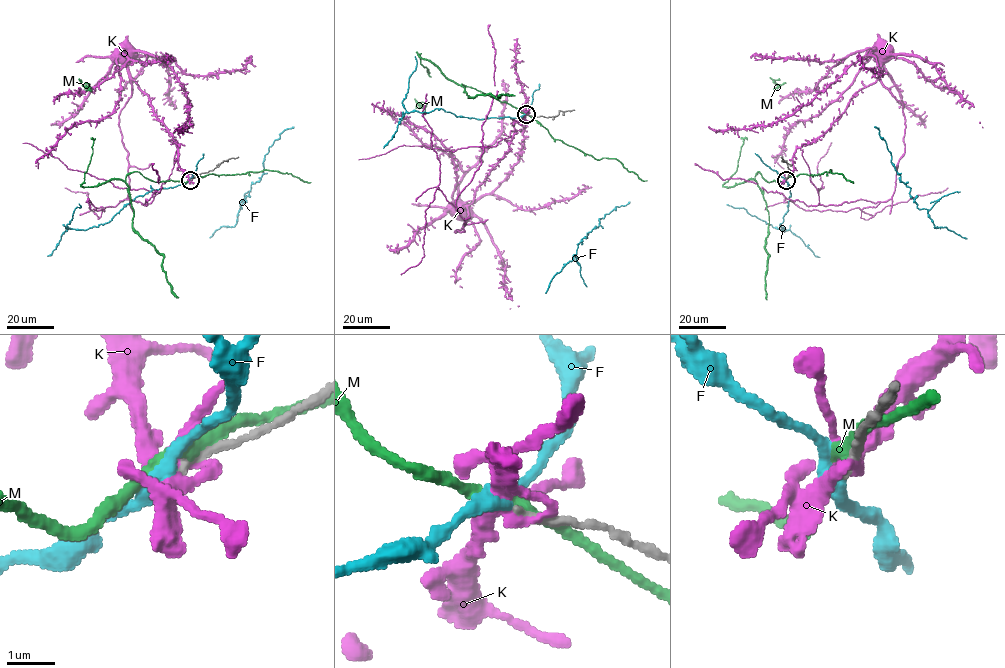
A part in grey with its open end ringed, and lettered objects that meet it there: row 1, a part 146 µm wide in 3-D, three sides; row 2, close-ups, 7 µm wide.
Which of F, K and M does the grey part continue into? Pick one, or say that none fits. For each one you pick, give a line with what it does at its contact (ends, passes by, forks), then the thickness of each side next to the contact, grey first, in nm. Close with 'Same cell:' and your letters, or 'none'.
F: it passes by; 190 nm thick on the grey side, 280 nm on the other
Same cell: F

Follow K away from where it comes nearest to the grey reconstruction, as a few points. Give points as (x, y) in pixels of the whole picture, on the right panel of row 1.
K: (786, 179), (795, 151), (879, 78), (905, 119), (892, 197), (818, 204), (818, 163), (832, 143)

